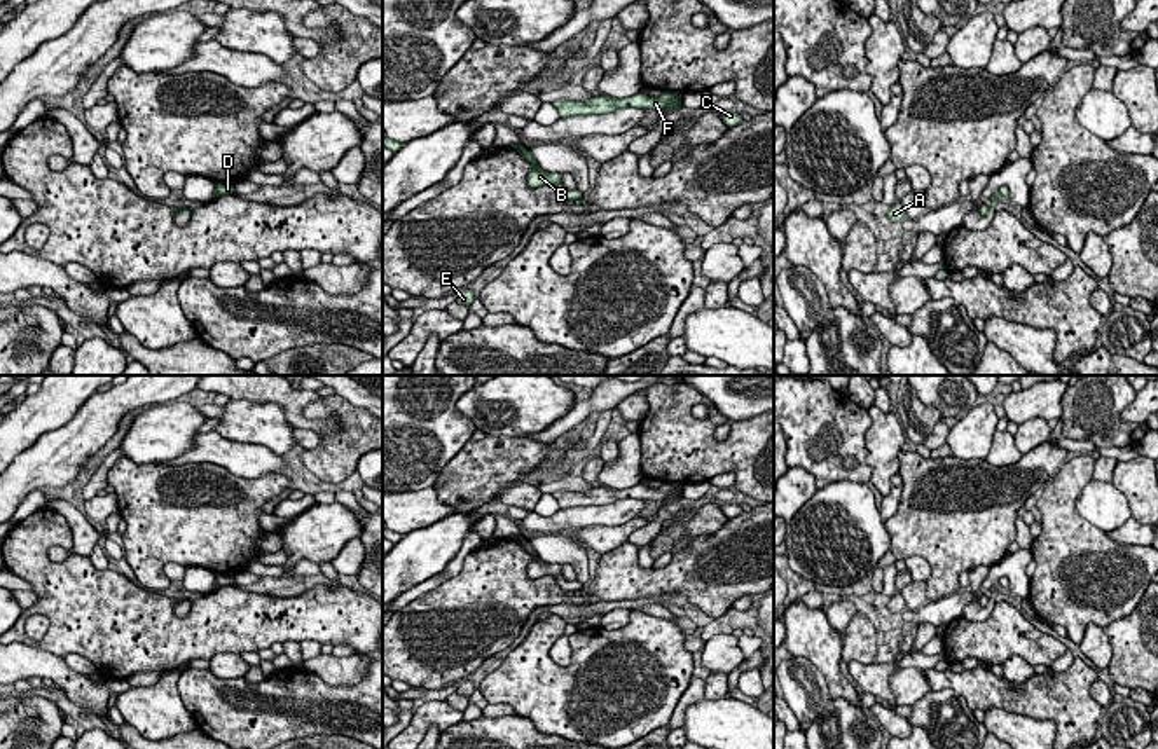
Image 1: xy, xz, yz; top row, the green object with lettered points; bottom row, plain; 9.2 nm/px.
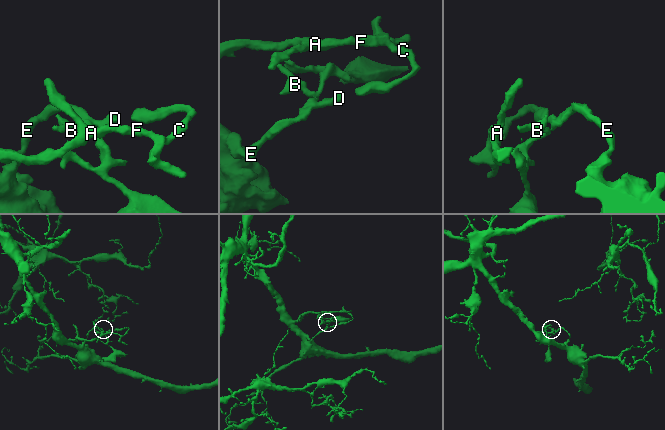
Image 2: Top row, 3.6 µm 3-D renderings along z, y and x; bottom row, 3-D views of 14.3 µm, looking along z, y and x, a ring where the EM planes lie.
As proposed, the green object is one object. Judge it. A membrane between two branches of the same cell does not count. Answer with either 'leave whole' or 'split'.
split

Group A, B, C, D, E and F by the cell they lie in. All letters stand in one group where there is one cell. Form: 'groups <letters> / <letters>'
groups A C D E F / B

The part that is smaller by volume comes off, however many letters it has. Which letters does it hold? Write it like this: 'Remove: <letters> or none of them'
Remove: B

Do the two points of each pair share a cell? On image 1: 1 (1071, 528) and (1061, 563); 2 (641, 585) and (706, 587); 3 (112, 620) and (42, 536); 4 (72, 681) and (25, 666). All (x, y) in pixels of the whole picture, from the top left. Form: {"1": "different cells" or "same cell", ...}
{"1": "same cell", "2": "same cell", "3": "same cell", "4": "same cell"}

